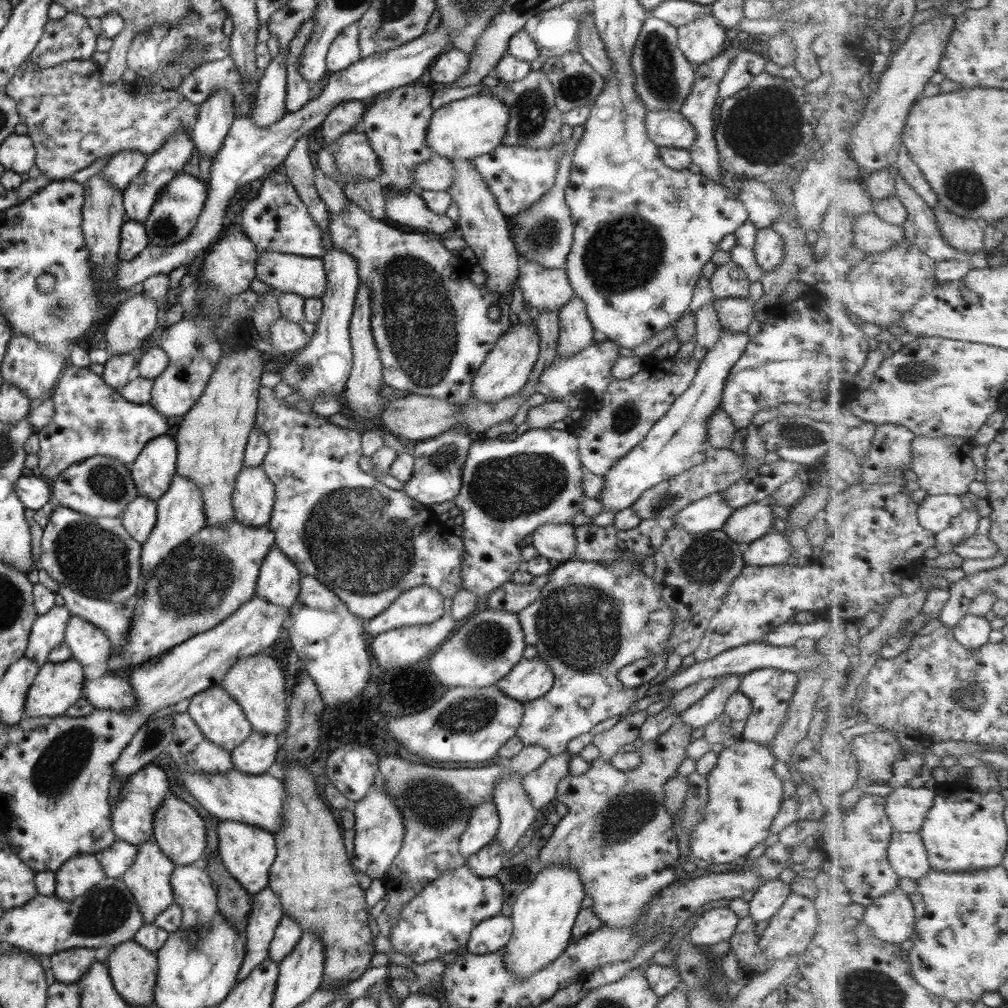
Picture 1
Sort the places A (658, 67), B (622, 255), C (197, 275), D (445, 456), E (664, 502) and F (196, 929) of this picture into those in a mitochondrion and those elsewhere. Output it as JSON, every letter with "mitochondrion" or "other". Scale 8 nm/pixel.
{"A":"mitochondrion","B":"mitochondrion","C":"other","D":"mitochondrion","E":"mitochondrion","F":"mitochondrion"}

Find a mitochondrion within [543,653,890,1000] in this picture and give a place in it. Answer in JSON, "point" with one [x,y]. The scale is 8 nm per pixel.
{"point":[623,816]}

